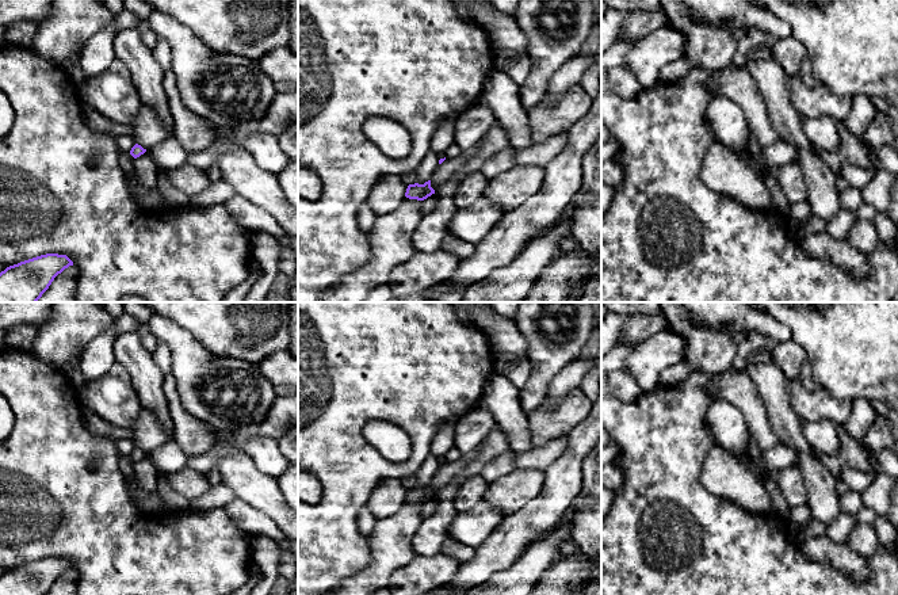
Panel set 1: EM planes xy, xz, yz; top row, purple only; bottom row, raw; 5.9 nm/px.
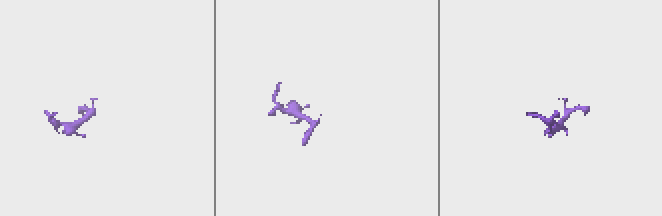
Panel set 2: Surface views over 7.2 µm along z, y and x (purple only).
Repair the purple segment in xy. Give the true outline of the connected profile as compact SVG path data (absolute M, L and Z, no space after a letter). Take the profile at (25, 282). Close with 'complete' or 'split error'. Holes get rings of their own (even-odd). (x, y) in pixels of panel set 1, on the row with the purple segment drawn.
M46 253L7 267L0 272L0 302L37 302L54 278L73 266L66 255Z | complete

